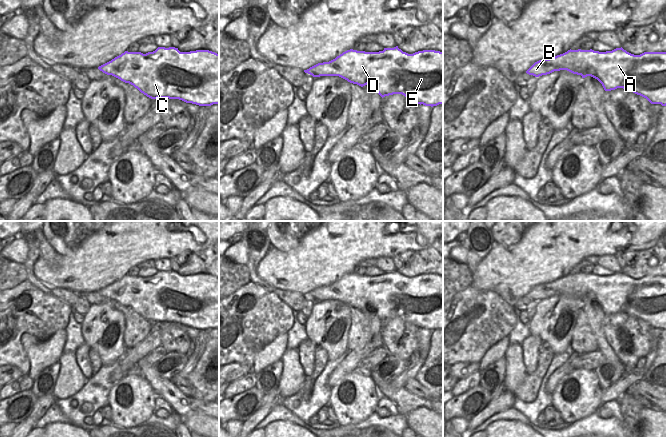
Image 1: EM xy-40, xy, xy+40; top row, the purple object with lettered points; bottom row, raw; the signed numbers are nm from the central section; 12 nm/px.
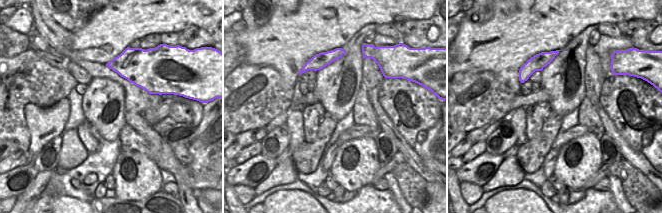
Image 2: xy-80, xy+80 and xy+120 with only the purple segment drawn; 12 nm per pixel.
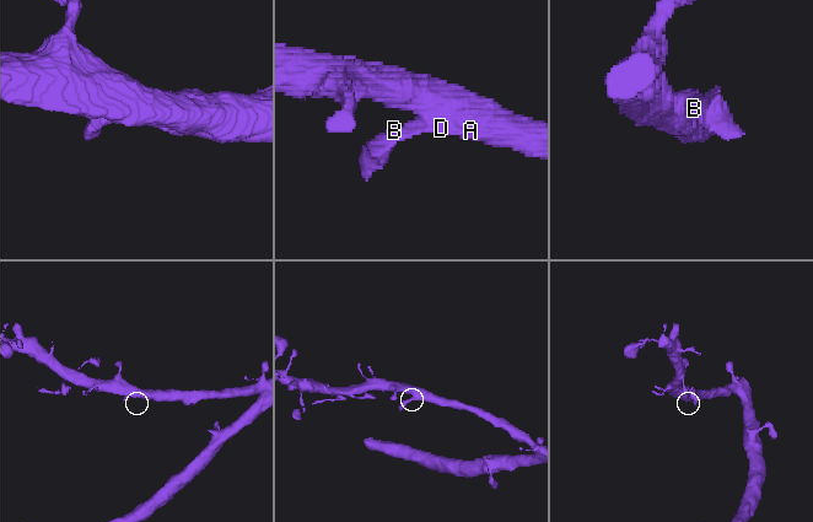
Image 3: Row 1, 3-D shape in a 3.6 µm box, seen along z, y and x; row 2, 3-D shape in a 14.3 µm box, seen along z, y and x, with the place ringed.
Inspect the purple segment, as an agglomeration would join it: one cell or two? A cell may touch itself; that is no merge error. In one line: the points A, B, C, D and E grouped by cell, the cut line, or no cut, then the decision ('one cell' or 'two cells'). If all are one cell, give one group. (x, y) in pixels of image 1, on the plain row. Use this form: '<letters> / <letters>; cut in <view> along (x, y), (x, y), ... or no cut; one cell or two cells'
A B C D E; no cut; one cell

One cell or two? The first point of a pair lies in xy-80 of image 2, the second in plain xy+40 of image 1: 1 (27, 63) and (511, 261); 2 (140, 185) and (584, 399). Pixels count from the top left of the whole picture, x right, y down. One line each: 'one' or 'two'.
1: two
2: one

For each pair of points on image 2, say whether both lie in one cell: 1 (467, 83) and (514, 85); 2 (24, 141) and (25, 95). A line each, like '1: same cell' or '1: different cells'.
1: different cells
2: same cell

